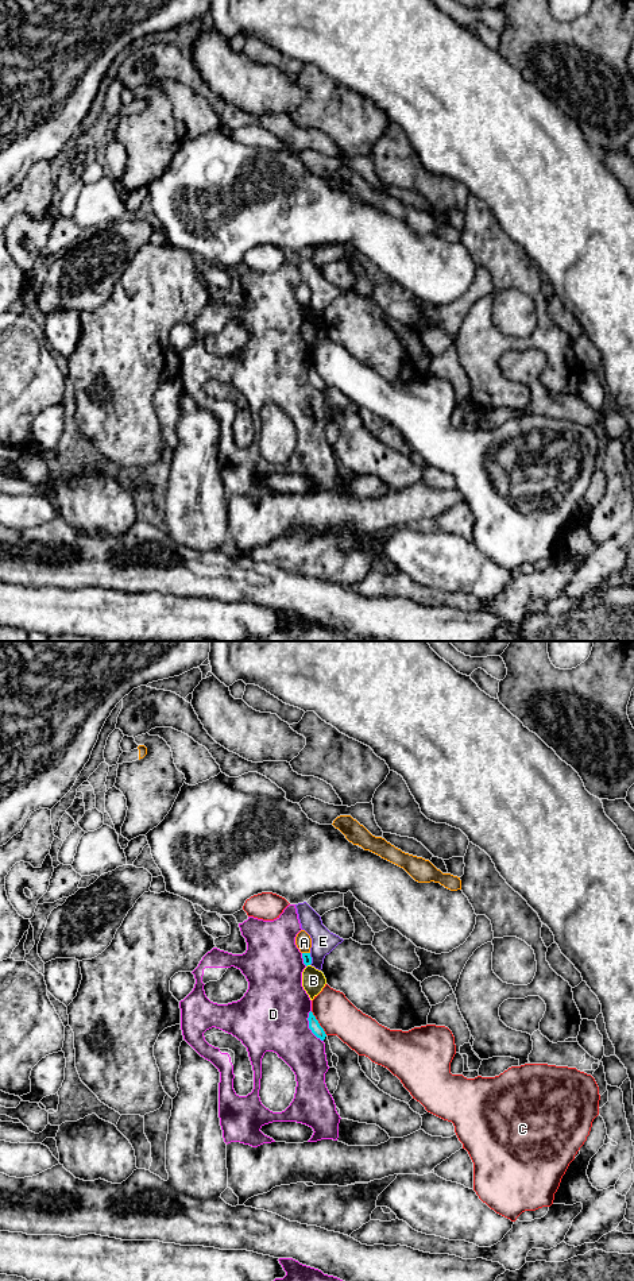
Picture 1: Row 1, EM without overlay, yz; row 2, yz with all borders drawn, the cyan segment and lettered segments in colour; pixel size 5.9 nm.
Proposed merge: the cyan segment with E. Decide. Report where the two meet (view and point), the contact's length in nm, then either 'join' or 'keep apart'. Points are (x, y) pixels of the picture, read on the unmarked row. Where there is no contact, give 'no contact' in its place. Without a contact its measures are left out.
yz (310, 311) | 70 nm | keep apart

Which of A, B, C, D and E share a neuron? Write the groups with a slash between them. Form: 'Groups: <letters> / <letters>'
Groups: A / B / C / D / E

